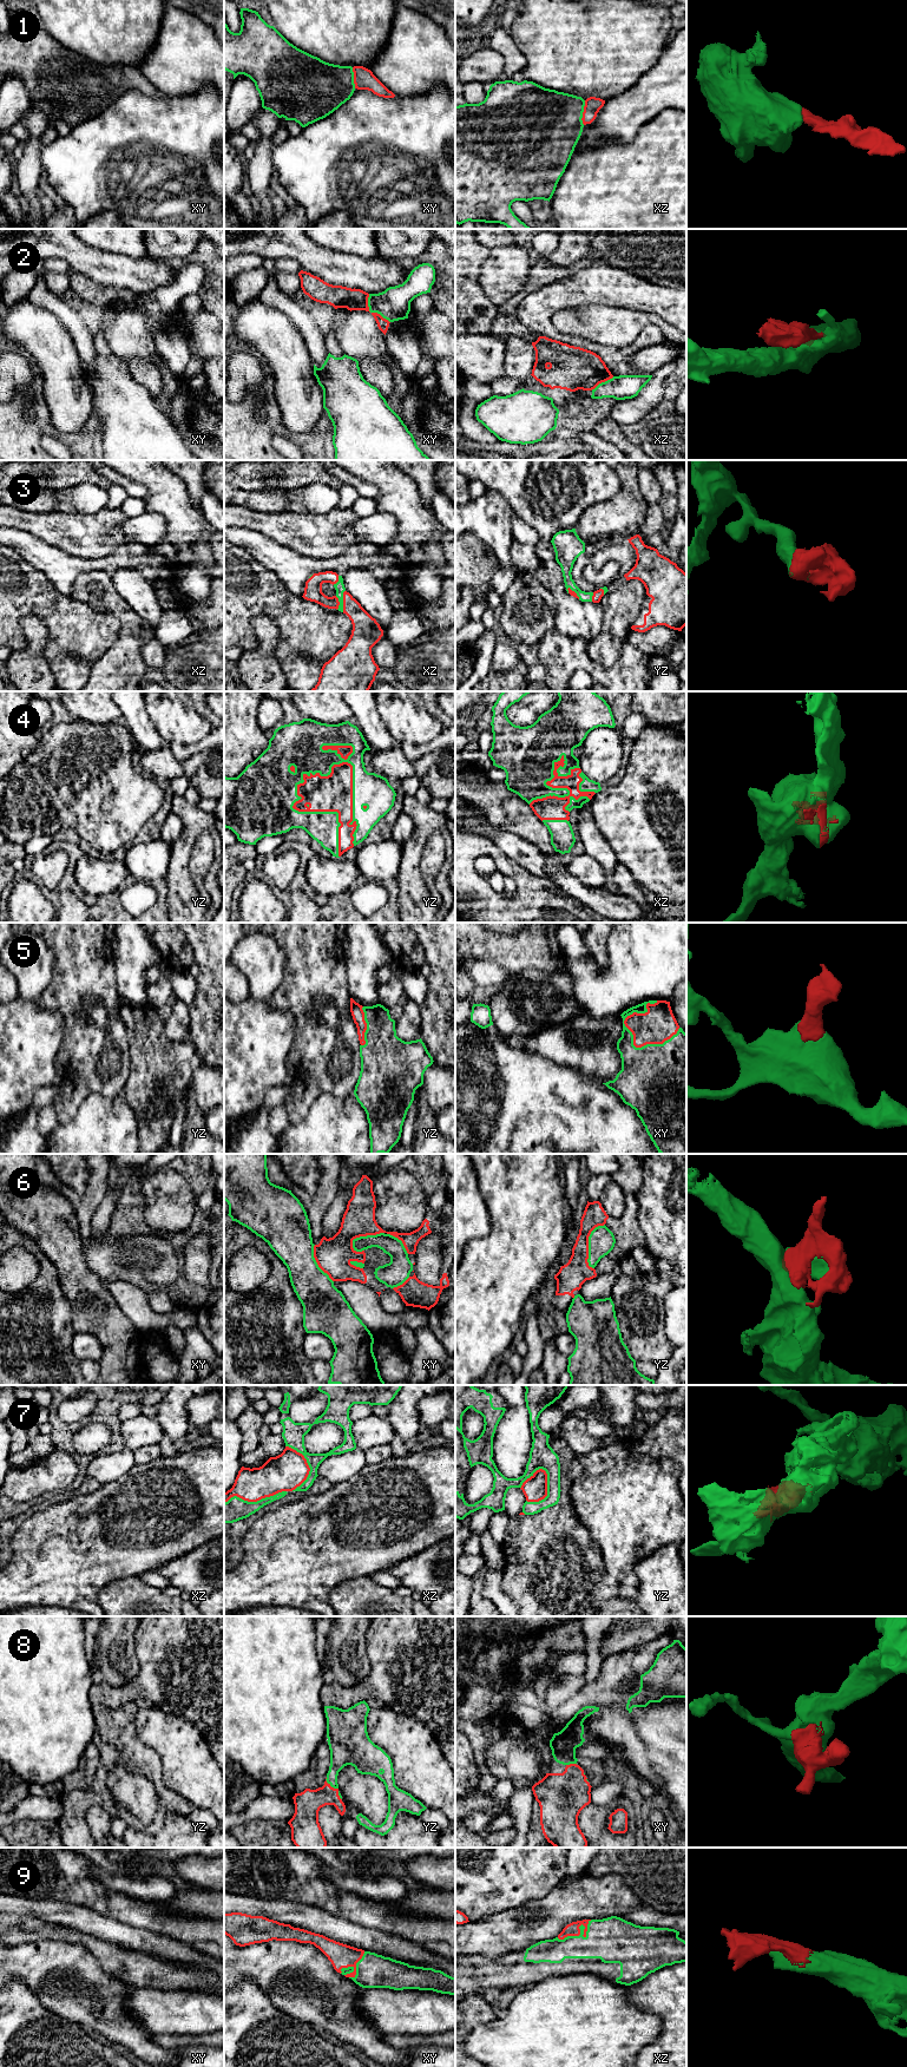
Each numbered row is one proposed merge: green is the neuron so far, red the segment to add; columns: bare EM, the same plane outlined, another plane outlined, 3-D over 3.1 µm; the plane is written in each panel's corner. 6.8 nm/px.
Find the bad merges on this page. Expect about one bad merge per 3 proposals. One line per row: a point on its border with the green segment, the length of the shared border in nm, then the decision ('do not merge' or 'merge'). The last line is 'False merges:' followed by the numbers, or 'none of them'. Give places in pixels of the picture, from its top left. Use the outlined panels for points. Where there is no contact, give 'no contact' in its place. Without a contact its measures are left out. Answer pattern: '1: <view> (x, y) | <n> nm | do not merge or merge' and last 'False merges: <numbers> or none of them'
1: xz (583, 111) | 170 nm | merge
2: xy (372, 312) | 240 nm | do not merge
3: xz (342, 601) | 150 nm | merge
4: yz (298, 799) | 800 nm | merge
5: xy (645, 1045) | 400 nm | merge
6: yz (589, 1244) | 320 nm | do not merge
7: yz (547, 1491) | 260 nm | do not merge
8: yz (330, 1785) | 120 nm | merge
9: xz (577, 1936) | 260 nm | merge
False merges: 2, 6, 7

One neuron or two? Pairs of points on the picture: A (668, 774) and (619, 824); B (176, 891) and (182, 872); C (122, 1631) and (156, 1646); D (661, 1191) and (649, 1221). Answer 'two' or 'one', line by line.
A: one
B: one
C: two
D: one

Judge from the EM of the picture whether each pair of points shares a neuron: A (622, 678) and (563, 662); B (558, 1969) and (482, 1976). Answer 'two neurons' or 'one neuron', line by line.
A: one neuron
B: one neuron

